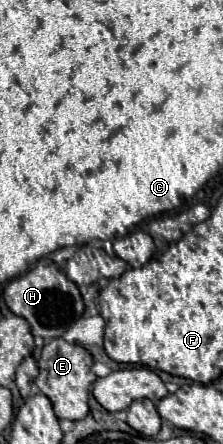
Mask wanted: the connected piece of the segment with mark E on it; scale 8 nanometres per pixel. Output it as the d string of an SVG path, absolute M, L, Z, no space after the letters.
M52 339L44 345L42 355L38 359L40 373L34 383L52 401L58 419L80 421L86 417L90 383L96 379L96 375L90 371L90 365L92 365L92 355L80 345L66 343L64 339Z

